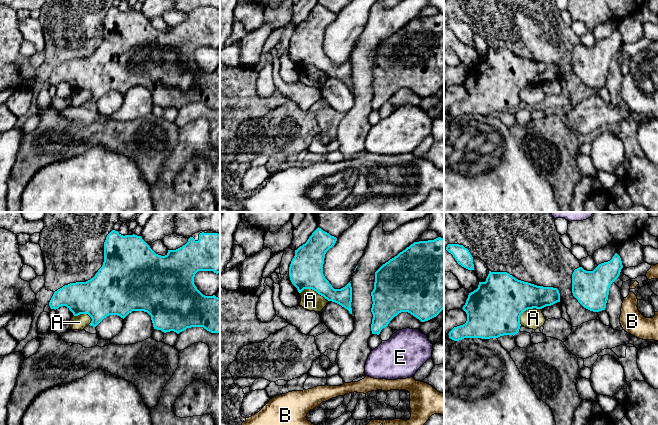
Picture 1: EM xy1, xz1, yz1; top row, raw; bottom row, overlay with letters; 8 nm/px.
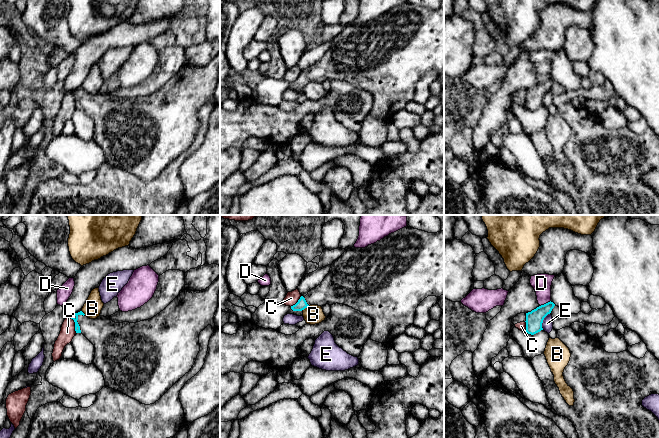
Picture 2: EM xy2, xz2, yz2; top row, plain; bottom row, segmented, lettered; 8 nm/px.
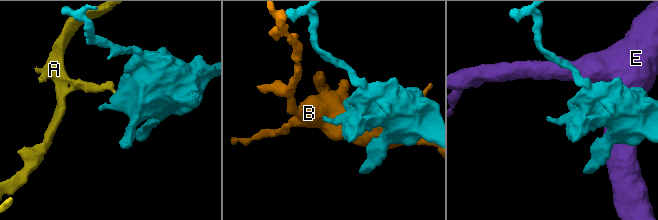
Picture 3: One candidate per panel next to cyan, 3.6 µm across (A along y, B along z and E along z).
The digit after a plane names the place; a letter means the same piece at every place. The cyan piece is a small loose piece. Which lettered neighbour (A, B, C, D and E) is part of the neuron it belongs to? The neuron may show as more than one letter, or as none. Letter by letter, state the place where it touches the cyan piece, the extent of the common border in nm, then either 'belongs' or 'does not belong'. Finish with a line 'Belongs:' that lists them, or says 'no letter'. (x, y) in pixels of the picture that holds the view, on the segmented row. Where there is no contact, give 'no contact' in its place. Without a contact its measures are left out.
A: yz1 (525, 310) | 220 nm | does not belong
B: xz2 (305, 307) | 60 nm | does not belong
C: xy2 (75, 325) | 140 nm | does not belong
D: yz2 (546, 303) | 100 nm | does not belong
E: yz2 (542, 321) | 160 nm | does not belong
Belongs: no letter

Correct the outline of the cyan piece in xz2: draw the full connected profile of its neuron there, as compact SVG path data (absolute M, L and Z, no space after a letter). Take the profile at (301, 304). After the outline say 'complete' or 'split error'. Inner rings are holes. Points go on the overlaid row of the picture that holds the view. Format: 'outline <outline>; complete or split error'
outline M406 226L365 248L347 249L332 263L321 284L311 289L305 297L301 296L291 309L302 311L310 305L347 305L372 318L374 326L369 339L391 345L397 336L404 334L406 328L414 323L416 308L425 298L443 294L444 231L428 233Z; split error

